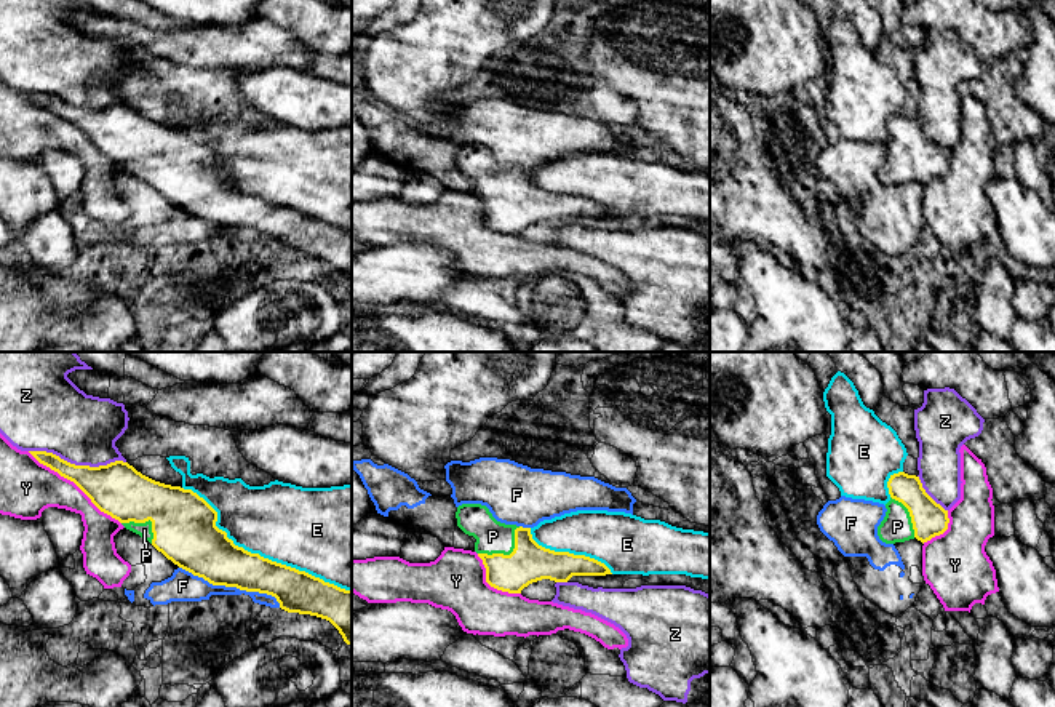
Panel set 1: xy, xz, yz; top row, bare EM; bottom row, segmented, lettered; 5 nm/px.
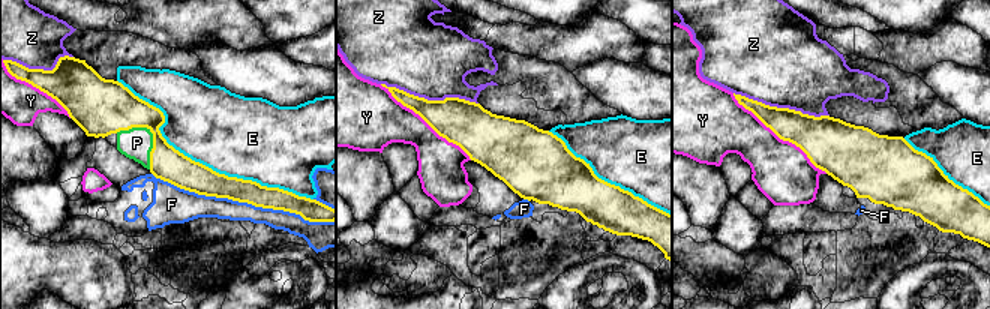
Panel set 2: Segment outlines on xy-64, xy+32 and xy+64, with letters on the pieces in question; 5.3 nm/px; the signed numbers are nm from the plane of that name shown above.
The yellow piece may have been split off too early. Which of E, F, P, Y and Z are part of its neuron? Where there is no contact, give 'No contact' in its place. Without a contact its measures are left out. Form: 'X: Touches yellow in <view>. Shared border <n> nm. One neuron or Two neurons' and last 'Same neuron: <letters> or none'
E: Touches yellow in xy. Shared border 1000 nm. Two neurons
F: Touches yellow in xy. Shared border 550 nm. Two neurons
P: Touches yellow in xz. Shared border 260 nm. One neuron
Y: Touches yellow in xy. Shared border 600 nm. Two neurons
Z: Touches yellow in xy. Shared border 500 nm. Two neurons
Same neuron: P

